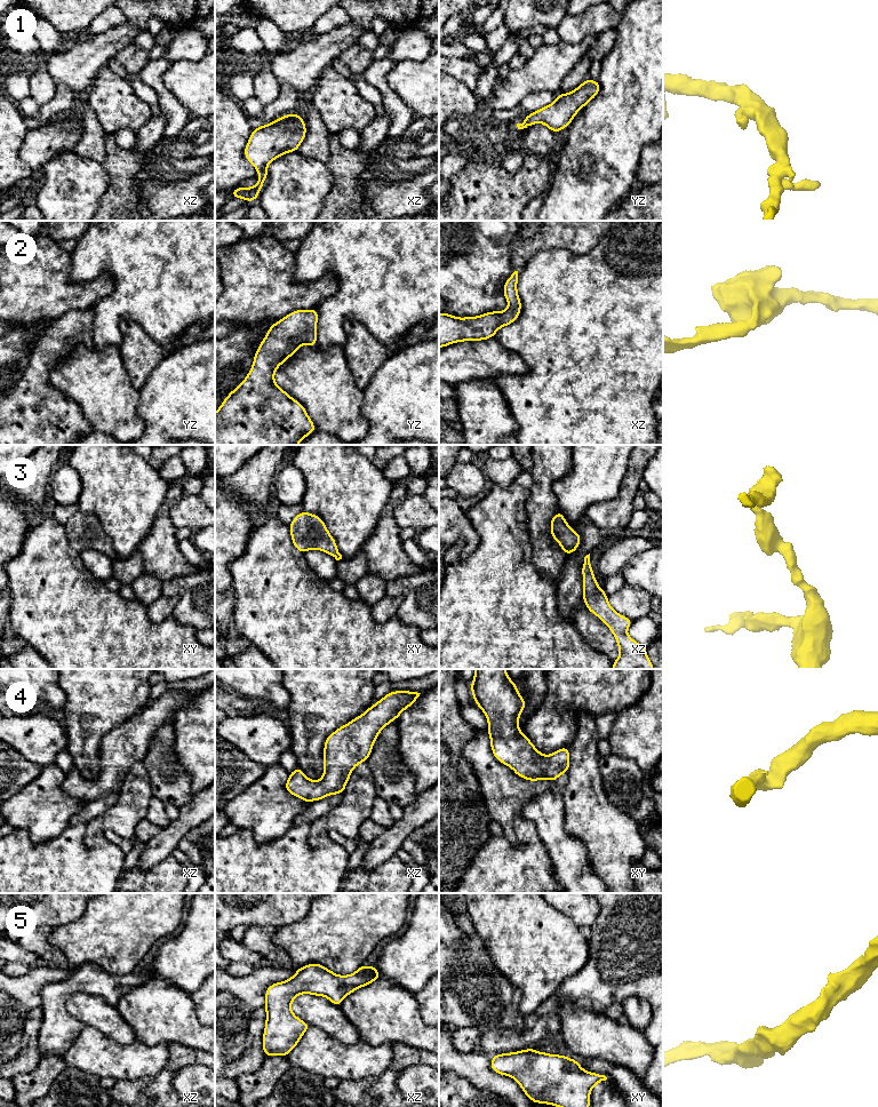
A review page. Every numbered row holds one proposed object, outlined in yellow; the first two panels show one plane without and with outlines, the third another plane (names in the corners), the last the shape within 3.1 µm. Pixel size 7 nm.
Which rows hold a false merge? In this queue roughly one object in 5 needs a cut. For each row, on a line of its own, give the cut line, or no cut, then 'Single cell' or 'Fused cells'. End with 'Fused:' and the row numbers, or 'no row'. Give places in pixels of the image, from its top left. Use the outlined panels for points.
1: No split. Single cell
2: No split. Single cell
3: No split. Single cell
4: No split. Single cell
5: No split. Single cell
Fused: no row

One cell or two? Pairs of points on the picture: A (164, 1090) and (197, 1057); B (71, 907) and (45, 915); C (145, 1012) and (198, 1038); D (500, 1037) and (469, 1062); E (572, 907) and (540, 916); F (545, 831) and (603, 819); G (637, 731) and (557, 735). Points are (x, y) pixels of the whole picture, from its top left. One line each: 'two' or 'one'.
A: one
B: one
C: one
D: two
E: two
F: two
G: two

